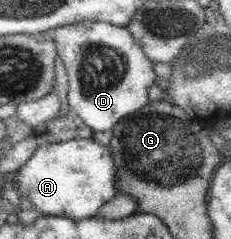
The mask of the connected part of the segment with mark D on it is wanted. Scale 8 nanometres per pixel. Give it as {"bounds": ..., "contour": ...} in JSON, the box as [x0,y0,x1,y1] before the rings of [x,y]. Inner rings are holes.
{"bounds":[49,20,155,132],"contour":[[[79,20],[49,32],[68,80],[66,94],[71,111],[94,132],[111,130],[121,118],[148,102],[147,90],[155,82],[153,61],[139,50],[123,27]]]}

